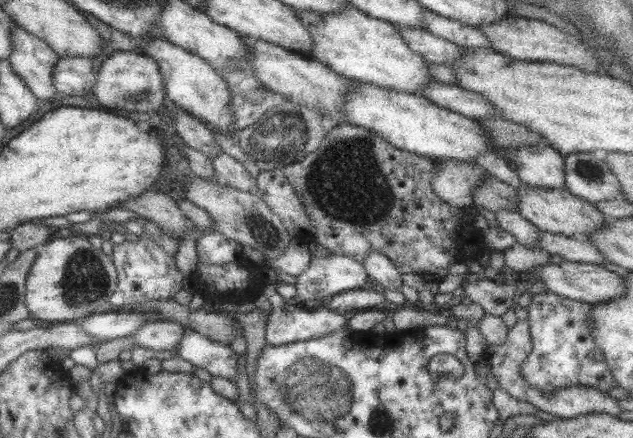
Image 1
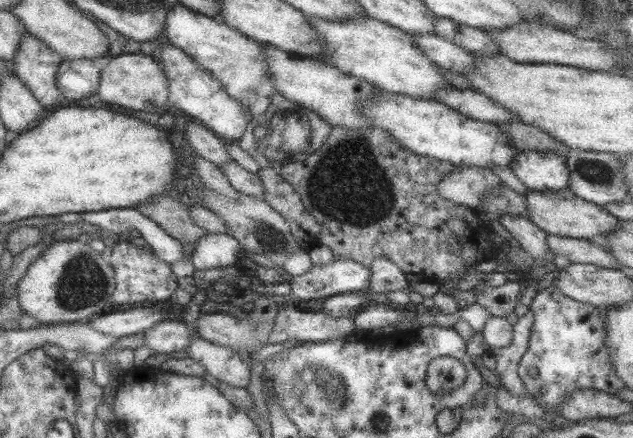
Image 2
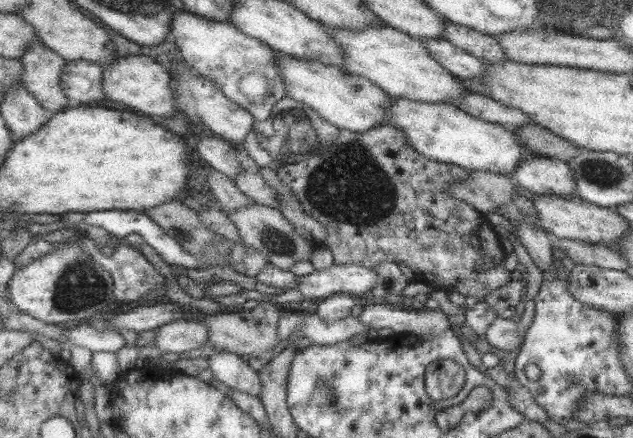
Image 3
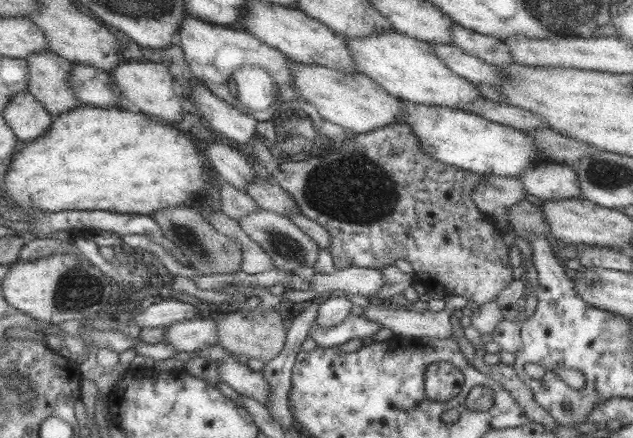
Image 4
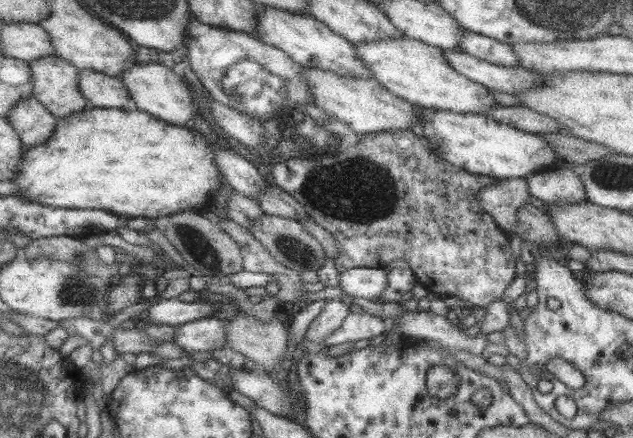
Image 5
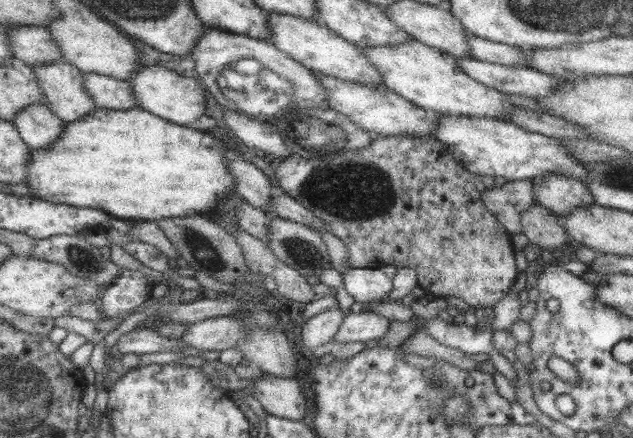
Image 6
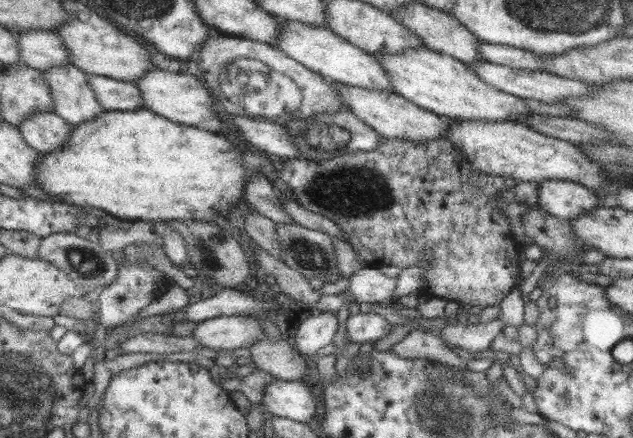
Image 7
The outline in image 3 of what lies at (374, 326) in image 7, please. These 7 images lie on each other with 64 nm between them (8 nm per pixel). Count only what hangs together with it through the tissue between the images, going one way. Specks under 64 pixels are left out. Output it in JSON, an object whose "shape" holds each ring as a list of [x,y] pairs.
{"shape":[[[279,308],[279,322],[277,322],[279,340],[287,340],[293,332],[299,332],[299,336],[319,346],[349,340],[359,332],[369,332],[373,336],[373,330],[361,324],[359,318],[353,318],[353,316],[345,316],[341,320],[329,322],[329,320],[321,320],[317,314],[297,314],[297,312]]]}

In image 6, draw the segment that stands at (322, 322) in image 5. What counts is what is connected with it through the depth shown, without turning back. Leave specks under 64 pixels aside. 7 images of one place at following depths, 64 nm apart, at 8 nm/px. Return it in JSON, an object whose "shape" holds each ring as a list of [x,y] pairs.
{"shape":[[[337,304],[333,308],[329,308],[327,312],[321,312],[313,318],[309,318],[301,326],[301,340],[303,340],[305,348],[309,350],[313,346],[321,346],[325,342],[331,342],[335,332],[343,324],[343,320],[345,320],[345,314],[341,312],[341,308]]]}

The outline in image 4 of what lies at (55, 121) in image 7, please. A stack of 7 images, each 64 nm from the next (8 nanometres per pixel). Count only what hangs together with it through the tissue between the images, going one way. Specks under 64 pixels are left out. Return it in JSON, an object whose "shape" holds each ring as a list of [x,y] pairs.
{"shape":[[[17,92],[5,104],[1,116],[19,142],[35,140],[37,136],[45,134],[53,122],[53,116],[29,92]]]}

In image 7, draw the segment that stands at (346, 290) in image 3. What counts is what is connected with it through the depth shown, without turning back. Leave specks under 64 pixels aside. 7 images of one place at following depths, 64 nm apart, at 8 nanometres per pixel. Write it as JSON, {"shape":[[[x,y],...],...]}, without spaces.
{"shape":[[[361,268],[353,272],[347,282],[347,294],[355,304],[389,304],[393,302],[393,290],[397,286],[395,278],[387,278],[379,268]]]}

